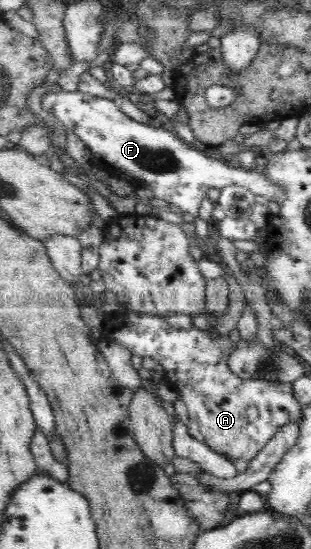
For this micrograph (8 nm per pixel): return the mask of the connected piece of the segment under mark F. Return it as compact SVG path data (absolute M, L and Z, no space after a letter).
M60 91L44 95L42 106L88 145L93 157L104 163L105 171L110 171L110 175L115 176L116 171L120 171L120 177L124 179L142 181L138 187L151 188L155 197L178 205L183 213L198 215L200 203L210 188L222 190L228 185L240 185L255 196L261 195L276 202L288 193L274 180L266 178L261 170L246 170L236 163L230 167L228 160L196 150L193 145L178 139L174 130L168 133L160 127L136 122L120 111L118 103L108 98L78 91Z

